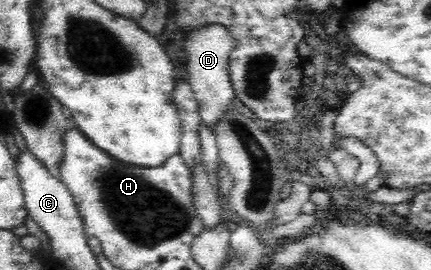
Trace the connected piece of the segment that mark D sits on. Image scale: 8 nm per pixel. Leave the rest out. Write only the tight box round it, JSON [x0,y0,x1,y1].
[183,23,237,131]

